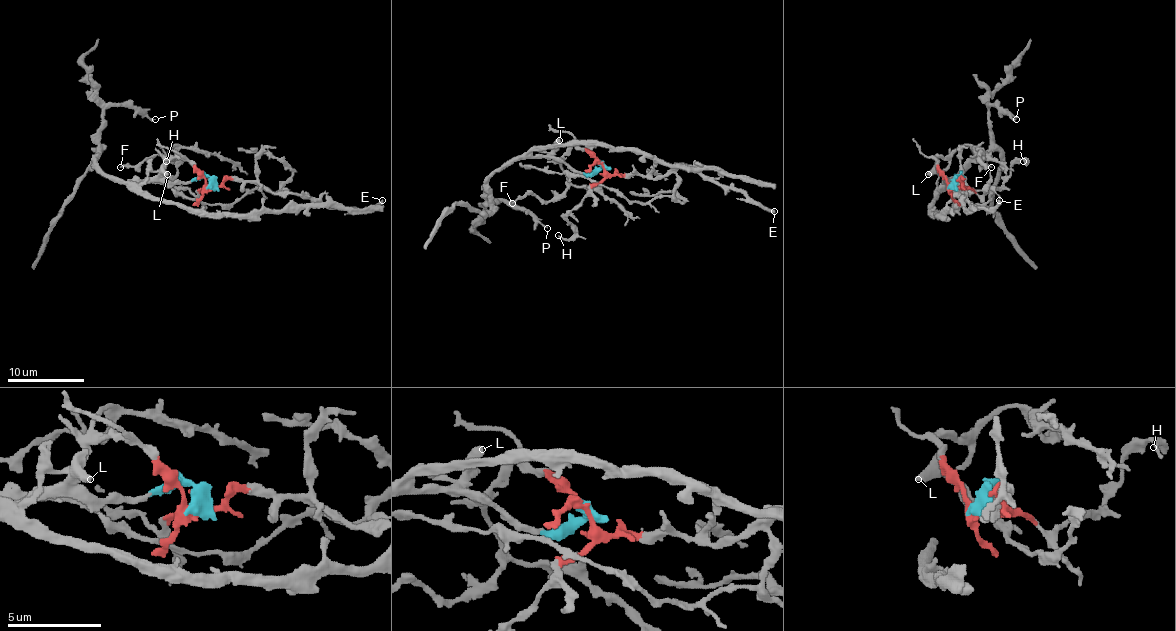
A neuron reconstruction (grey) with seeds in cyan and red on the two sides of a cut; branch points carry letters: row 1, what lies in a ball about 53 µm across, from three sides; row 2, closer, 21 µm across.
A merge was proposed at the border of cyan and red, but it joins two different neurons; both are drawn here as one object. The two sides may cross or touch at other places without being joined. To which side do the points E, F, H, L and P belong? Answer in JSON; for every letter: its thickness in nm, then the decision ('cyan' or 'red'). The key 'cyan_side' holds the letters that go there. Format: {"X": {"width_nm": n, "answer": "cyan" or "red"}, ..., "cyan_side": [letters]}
{"E": {"width_nm": 300, "answer": "red"}, "F": {"width_nm": 180, "answer": "red"}, "H": {"width_nm": 190, "answer": "red"}, "L": {"width_nm": 440, "answer": "cyan"}, "P": {"width_nm": 180, "answer": "cyan"}, "cyan_side": ["L", "P"]}

